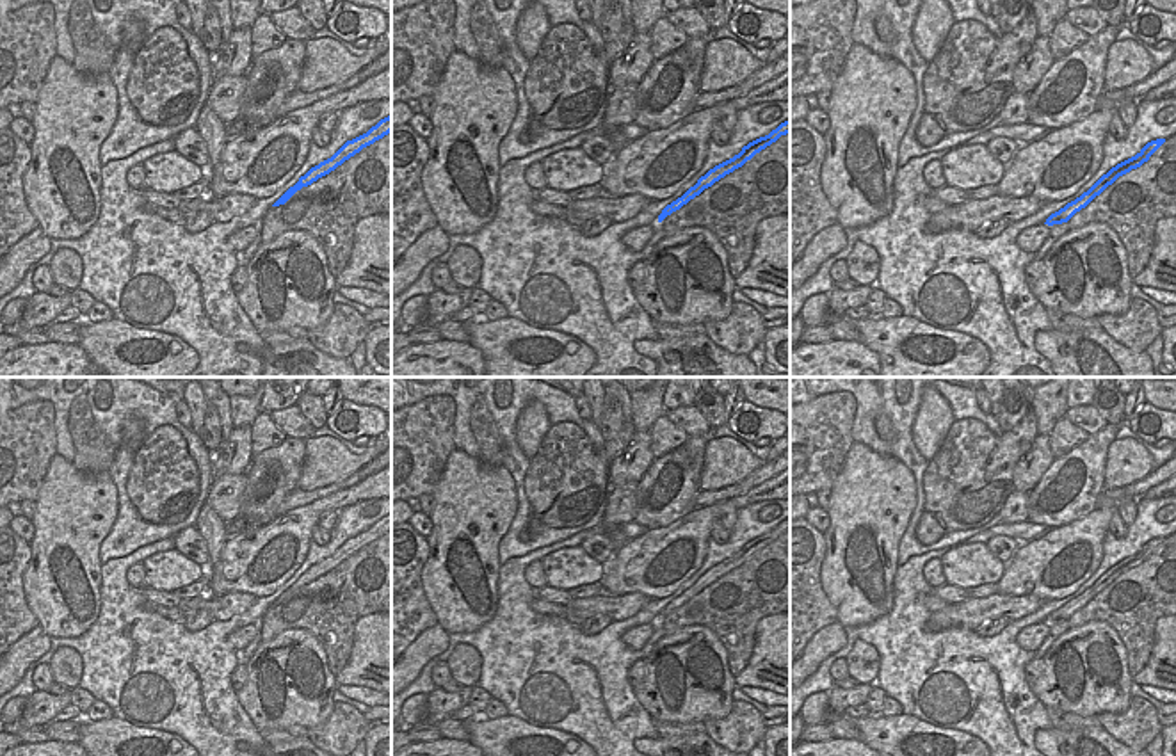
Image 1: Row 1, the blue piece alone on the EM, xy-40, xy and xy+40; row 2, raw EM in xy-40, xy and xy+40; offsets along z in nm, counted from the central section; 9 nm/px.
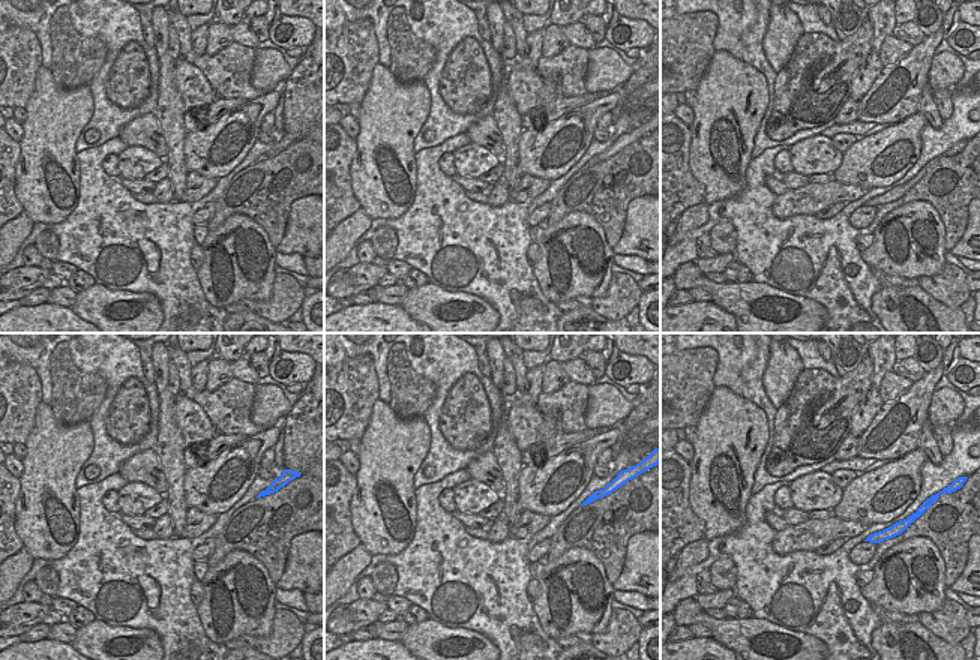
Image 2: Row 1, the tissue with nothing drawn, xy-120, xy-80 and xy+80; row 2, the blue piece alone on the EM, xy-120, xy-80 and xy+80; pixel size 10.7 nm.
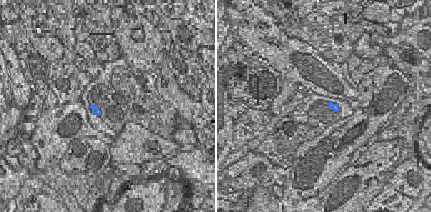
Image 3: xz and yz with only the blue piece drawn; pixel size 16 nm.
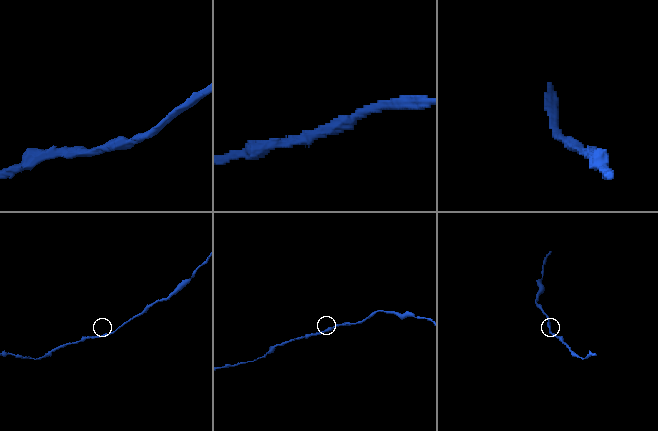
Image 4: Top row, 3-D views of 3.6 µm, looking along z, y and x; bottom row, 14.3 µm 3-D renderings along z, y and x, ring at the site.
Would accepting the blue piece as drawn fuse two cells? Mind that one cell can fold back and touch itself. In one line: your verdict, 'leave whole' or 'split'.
leave whole

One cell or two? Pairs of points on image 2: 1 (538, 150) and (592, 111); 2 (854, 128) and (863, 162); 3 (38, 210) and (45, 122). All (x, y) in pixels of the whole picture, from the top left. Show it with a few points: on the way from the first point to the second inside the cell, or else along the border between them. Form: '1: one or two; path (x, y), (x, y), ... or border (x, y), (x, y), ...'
1: one; path (553, 140), (560, 140), (571, 134), (581, 123)
2: two; border (892, 125), (859, 140)
3: one; path (38, 188), (38, 165), (45, 144)

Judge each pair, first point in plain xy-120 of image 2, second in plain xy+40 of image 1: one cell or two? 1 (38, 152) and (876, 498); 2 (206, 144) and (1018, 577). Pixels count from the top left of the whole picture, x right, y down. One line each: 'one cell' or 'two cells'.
1: one cell
2: one cell

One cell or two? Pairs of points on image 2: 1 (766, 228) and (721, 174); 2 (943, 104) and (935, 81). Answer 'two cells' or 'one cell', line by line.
1: two cells
2: two cells

